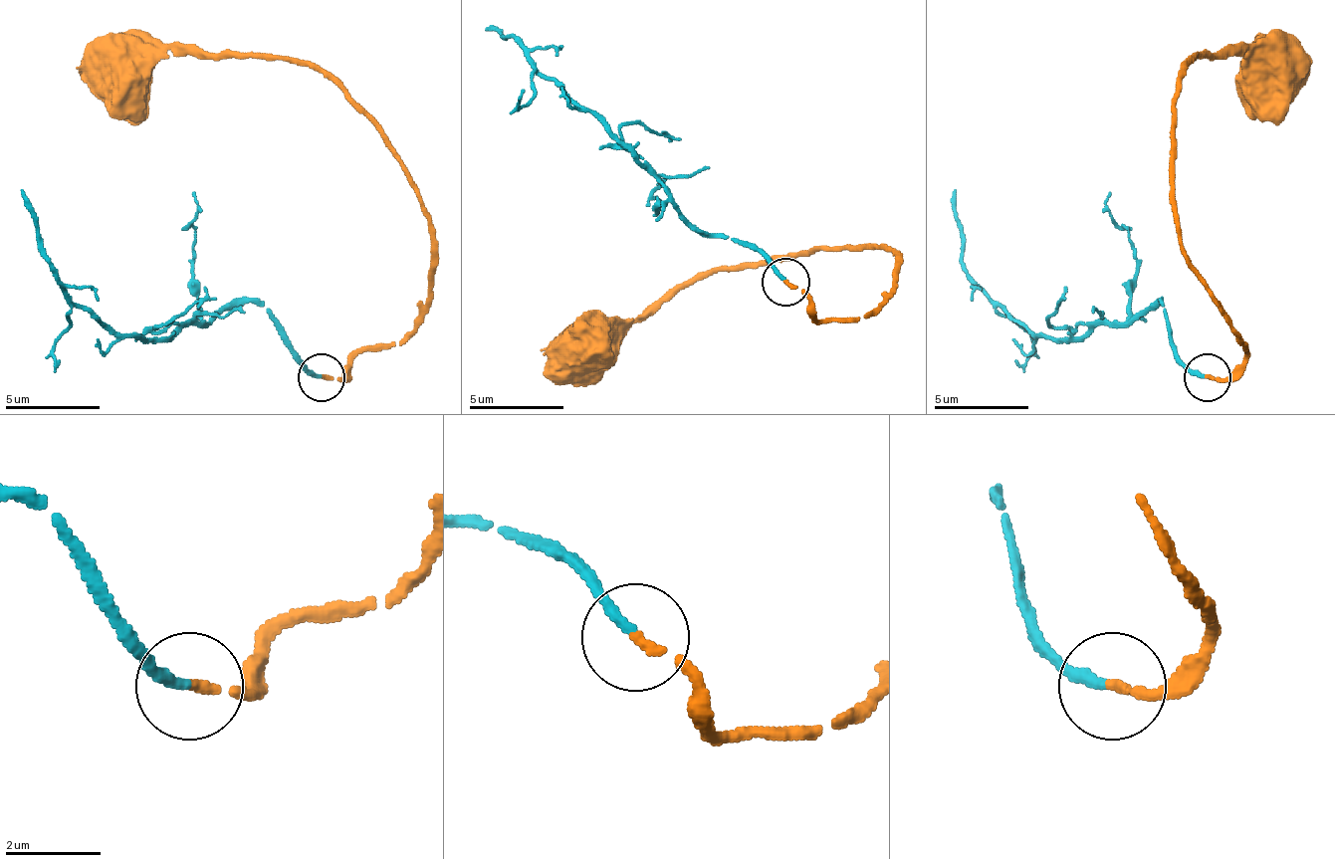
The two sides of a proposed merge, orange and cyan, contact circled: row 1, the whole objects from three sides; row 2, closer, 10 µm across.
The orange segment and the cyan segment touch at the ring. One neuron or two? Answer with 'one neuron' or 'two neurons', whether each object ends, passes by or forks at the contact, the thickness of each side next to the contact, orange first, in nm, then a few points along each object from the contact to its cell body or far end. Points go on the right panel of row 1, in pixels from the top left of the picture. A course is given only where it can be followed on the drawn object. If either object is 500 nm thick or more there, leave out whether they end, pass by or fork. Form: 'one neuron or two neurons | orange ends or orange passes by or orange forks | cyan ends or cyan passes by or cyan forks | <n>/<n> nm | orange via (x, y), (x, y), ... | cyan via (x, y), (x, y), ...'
one neuron | orange ends | cyan ends | 190/240 nm | orange via (1209, 378), (1223, 378), (1246, 349), (1180, 240), (1175, 88), (1194, 59), (1213, 55), (1251, 55), (1275, 79) | cyan via (1204, 378), (1180, 359), (1161, 302), (1132, 321), (1099, 321), (1080, 340), (1017, 325), (961, 259), (956, 188)

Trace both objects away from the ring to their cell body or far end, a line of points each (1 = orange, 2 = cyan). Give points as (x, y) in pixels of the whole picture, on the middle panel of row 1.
1: (786, 283), (820, 321), (853, 321), (891, 293), (896, 255), (801, 250), (711, 269), (586, 349)
2: (786, 278), (754, 245), (725, 235), (706, 235), (511, 36), (487, 31)

